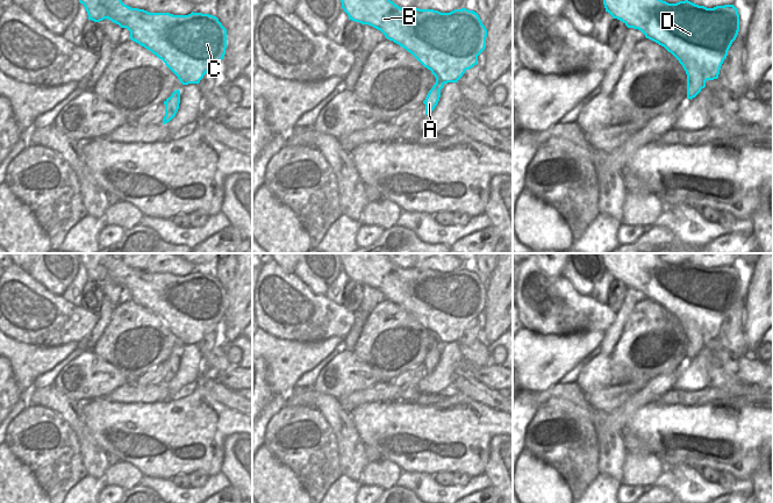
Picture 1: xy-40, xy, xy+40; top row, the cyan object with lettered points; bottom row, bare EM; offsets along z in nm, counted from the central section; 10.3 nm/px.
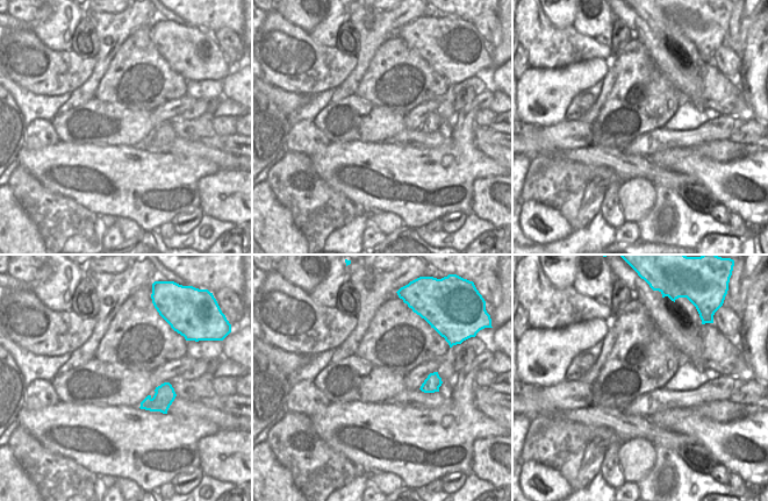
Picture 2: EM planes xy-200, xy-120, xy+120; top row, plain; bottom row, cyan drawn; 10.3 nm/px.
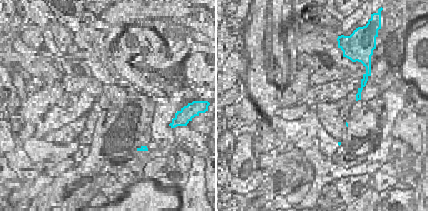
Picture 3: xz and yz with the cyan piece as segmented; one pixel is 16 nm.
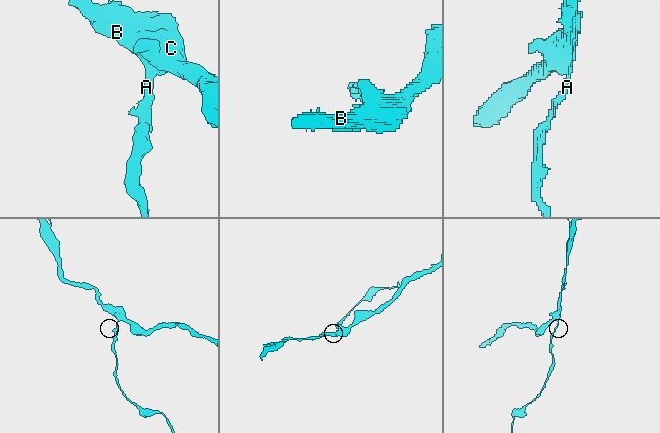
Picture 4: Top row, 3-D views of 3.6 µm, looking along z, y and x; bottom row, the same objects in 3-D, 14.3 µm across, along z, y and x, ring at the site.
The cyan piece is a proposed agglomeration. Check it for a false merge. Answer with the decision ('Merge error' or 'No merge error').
Merge error.

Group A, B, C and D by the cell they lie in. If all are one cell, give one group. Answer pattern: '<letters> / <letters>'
A / B C D

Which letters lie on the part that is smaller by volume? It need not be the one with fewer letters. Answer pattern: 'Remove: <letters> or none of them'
Remove: A.

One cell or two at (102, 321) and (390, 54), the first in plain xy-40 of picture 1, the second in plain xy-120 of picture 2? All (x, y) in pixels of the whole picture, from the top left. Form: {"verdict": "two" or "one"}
{"verdict": "two"}

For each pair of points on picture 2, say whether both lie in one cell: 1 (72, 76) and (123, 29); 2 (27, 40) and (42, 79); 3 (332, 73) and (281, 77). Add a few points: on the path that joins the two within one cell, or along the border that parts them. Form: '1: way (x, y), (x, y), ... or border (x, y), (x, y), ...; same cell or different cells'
1: border (97, 57), (93, 72), (83, 83); different cells
2: way (27, 49), (27, 56), (41, 70); same cell
3: way (320, 70), (294, 70); same cell

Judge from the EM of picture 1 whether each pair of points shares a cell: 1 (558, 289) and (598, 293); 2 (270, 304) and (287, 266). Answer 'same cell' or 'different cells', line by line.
1: different cells
2: different cells

